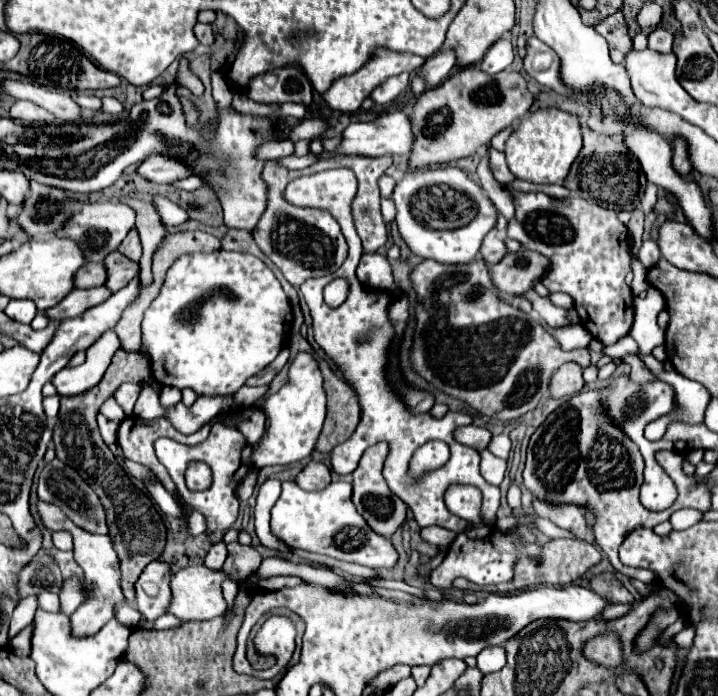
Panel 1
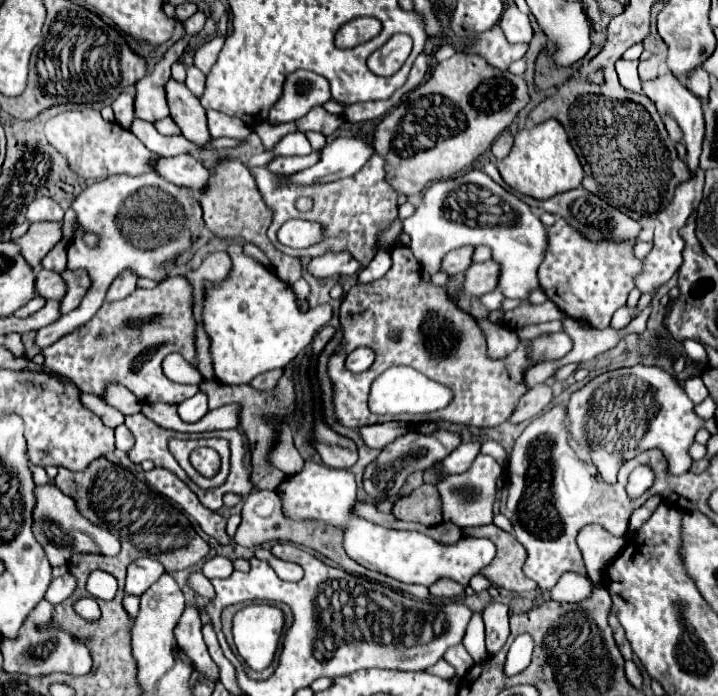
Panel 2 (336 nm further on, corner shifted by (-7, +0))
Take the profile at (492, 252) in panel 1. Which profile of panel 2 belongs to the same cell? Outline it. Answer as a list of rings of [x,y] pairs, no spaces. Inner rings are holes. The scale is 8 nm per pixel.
[[[473,248],[451,250],[441,262],[441,272],[447,272],[447,274],[461,274],[461,272],[465,272],[471,266],[471,254],[473,254]]]

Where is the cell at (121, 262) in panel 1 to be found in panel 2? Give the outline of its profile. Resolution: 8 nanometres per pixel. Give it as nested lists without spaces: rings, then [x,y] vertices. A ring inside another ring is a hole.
[[[65,270],[65,272],[61,272],[61,278],[67,284],[67,292],[65,292],[65,296],[63,296],[61,304],[59,304],[59,312],[61,314],[67,314],[67,312],[71,312],[71,310],[75,310],[79,306],[79,300],[85,296],[87,286],[91,282],[89,282],[87,272],[71,272],[71,270]]]

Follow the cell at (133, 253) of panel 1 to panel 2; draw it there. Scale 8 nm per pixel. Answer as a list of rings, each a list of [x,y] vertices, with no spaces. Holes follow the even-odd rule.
[[[123,272],[123,276],[115,278],[113,284],[109,286],[105,300],[107,302],[117,302],[117,300],[127,298],[135,290],[135,282],[137,282],[137,276],[131,276],[131,272]]]

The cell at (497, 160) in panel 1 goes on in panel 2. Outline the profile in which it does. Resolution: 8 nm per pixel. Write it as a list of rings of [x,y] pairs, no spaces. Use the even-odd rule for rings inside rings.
[[[505,130],[505,132],[501,132],[501,136],[493,142],[491,150],[493,150],[495,158],[497,158],[497,160],[501,160],[503,156],[507,156],[507,154],[509,154],[511,146],[513,146],[513,132],[511,132],[511,130]]]

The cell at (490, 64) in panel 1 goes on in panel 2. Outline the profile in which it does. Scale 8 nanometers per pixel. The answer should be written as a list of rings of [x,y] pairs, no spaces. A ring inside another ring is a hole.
[[[509,6],[501,16],[501,28],[511,42],[529,42],[533,36],[531,20],[517,6]]]

